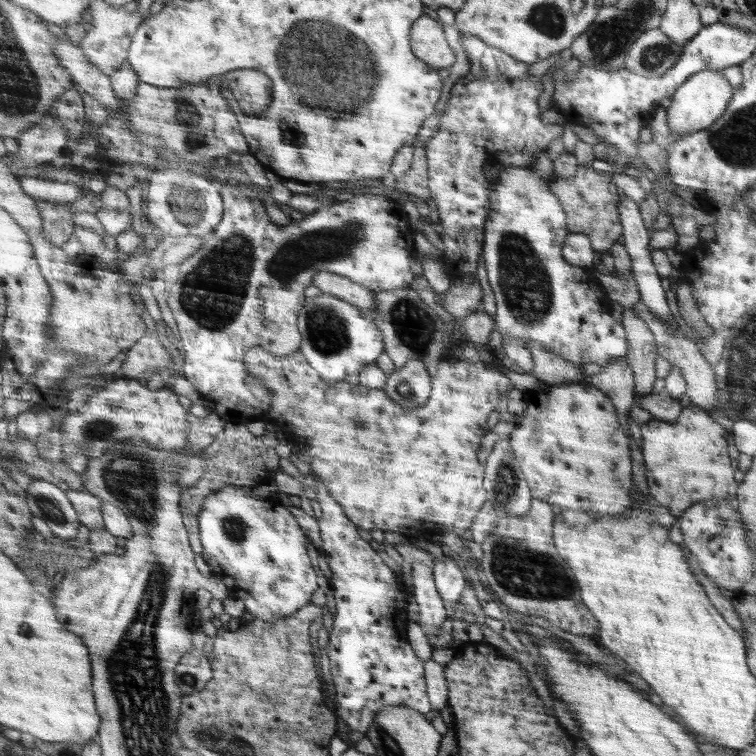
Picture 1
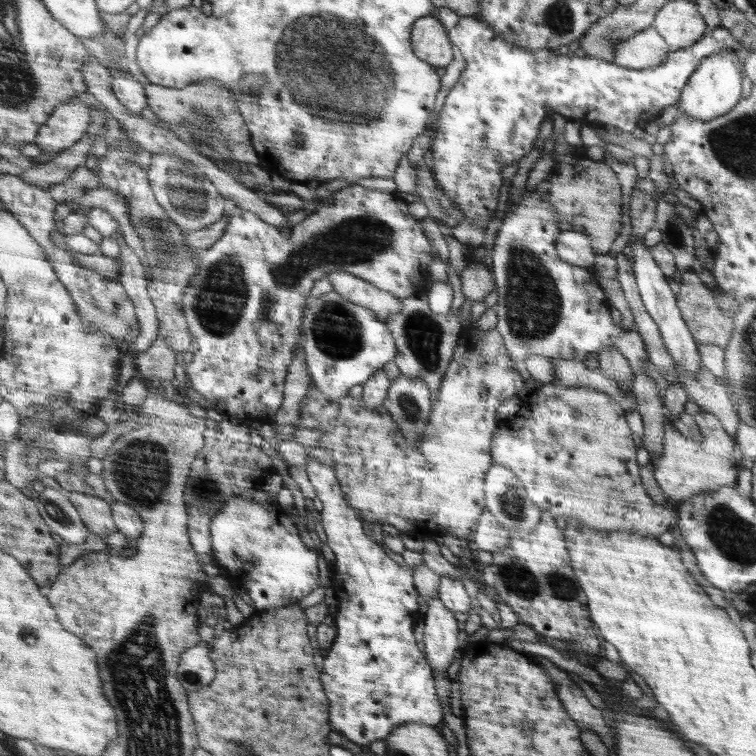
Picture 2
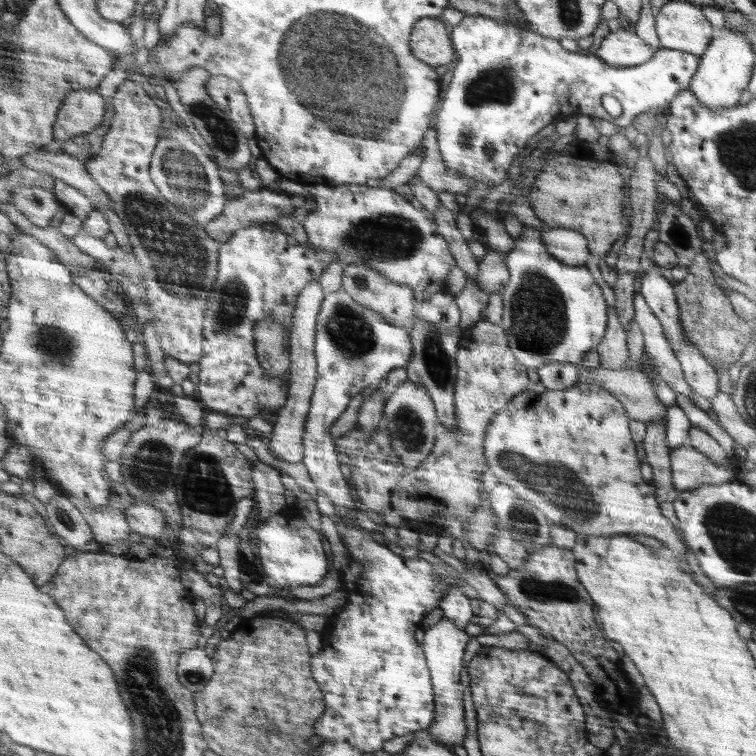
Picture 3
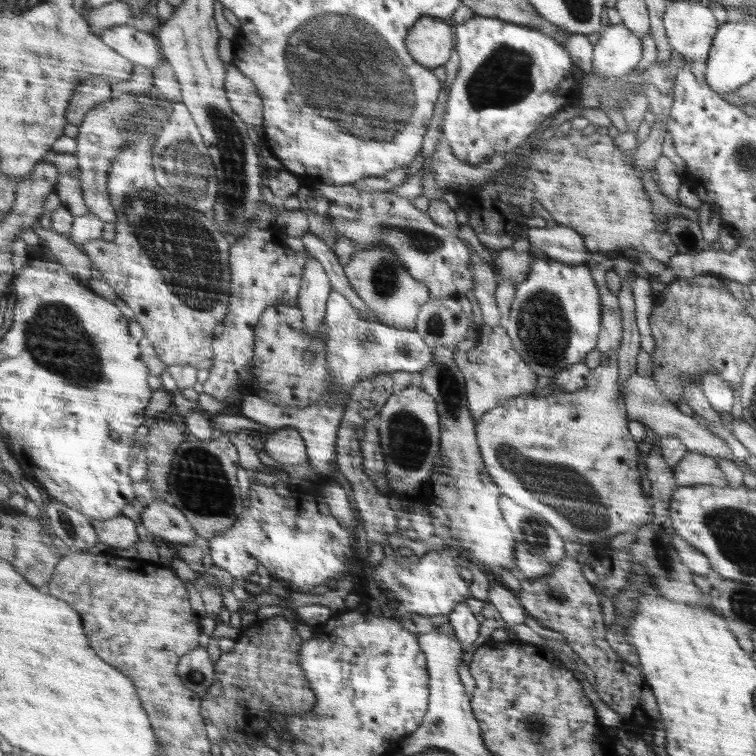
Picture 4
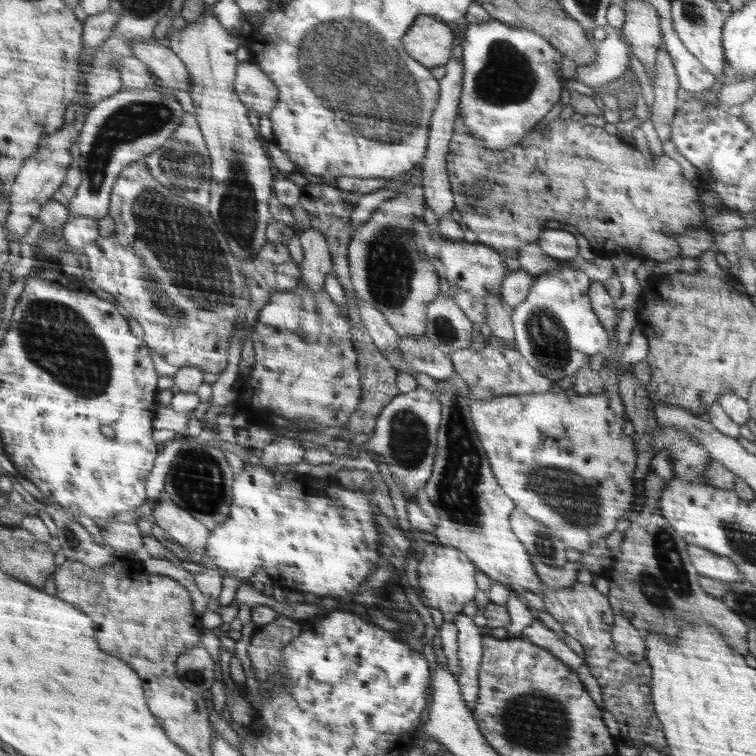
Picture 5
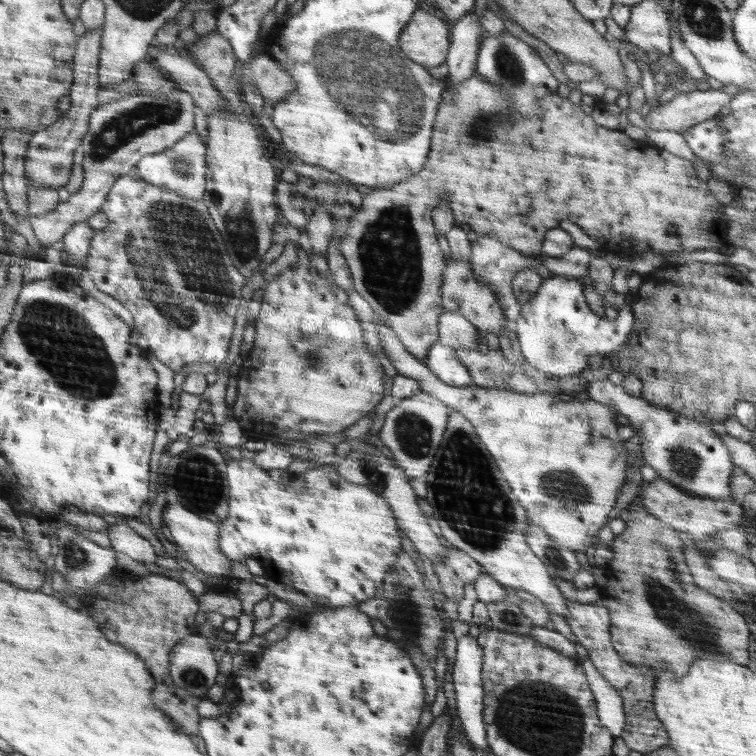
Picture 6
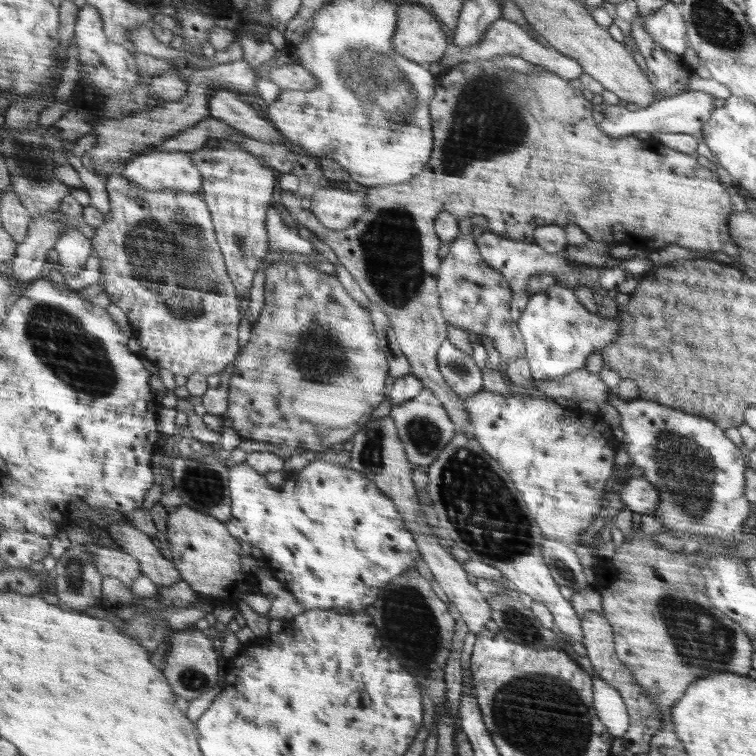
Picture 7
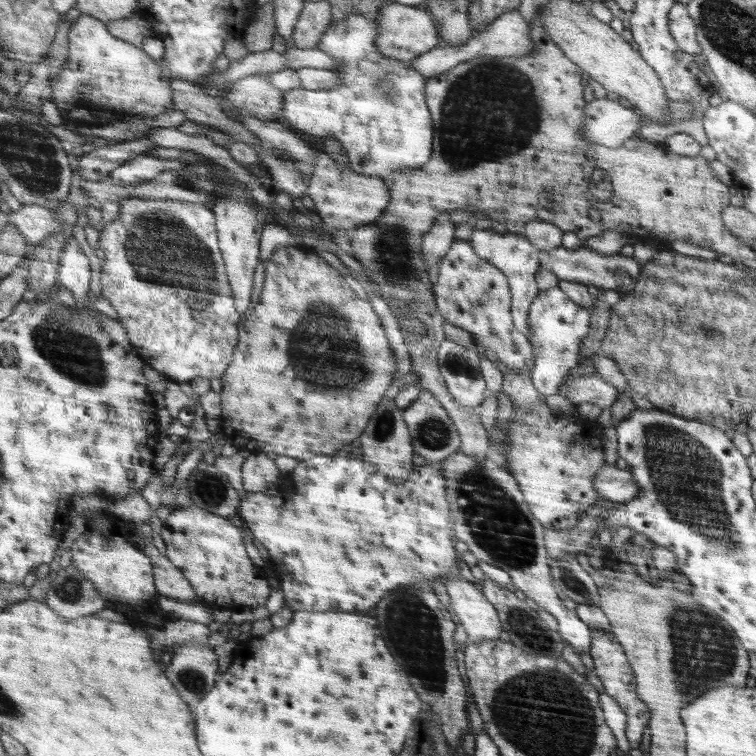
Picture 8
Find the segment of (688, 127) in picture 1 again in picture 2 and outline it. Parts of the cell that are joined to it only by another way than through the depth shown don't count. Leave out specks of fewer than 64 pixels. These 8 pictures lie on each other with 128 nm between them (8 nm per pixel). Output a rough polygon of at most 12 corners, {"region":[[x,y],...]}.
{"region":[[741,57],[704,59],[684,88],[679,110],[706,121],[741,100]]}

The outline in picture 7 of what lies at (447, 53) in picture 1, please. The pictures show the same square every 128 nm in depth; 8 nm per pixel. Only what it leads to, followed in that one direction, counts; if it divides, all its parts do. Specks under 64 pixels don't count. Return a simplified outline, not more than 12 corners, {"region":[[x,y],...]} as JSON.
{"region":[[400,3],[392,46],[429,66],[446,34],[420,4]]}

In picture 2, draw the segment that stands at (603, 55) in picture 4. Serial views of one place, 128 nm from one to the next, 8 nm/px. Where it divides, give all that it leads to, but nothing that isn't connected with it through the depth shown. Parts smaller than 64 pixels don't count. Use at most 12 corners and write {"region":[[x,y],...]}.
{"region":[[650,27],[620,42],[611,63],[655,68],[671,51]]}

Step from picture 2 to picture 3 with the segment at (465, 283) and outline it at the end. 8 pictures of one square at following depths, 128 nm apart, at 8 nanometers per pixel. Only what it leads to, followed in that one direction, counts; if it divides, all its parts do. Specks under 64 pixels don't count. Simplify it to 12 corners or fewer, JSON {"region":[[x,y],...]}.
{"region":[[489,251],[478,262],[478,288],[500,292],[510,273],[504,253]]}

